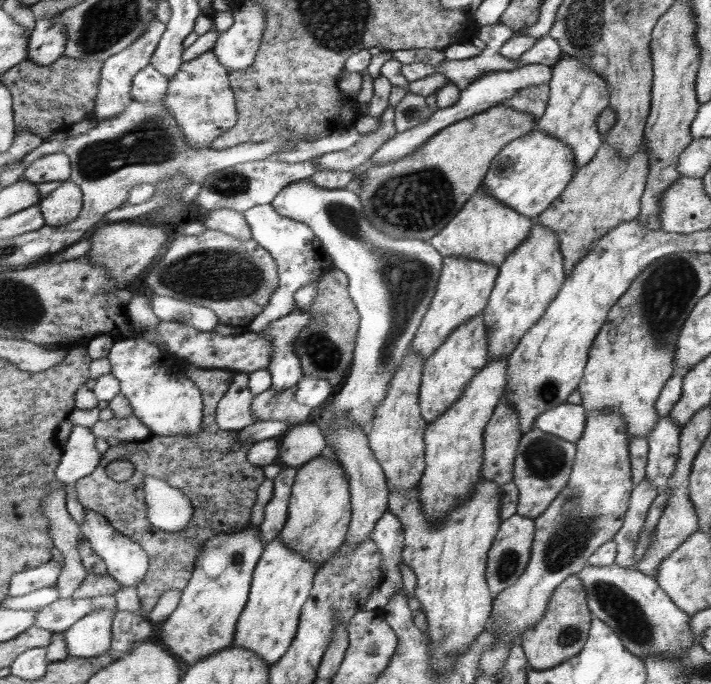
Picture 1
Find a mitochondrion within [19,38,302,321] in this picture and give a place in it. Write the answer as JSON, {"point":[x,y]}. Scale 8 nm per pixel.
{"point":[147,143]}

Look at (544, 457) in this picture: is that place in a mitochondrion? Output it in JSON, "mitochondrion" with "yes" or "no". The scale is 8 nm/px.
{"mitochondrion":"yes"}

